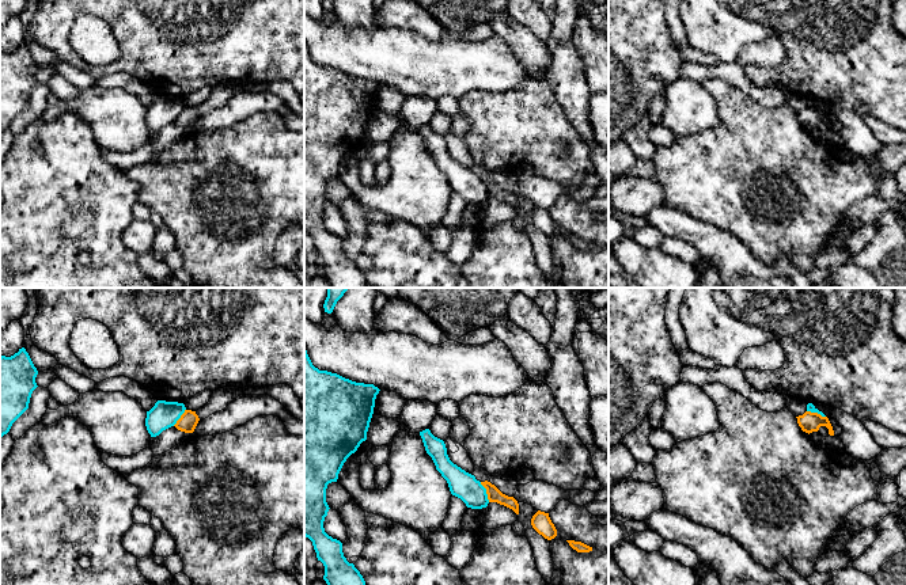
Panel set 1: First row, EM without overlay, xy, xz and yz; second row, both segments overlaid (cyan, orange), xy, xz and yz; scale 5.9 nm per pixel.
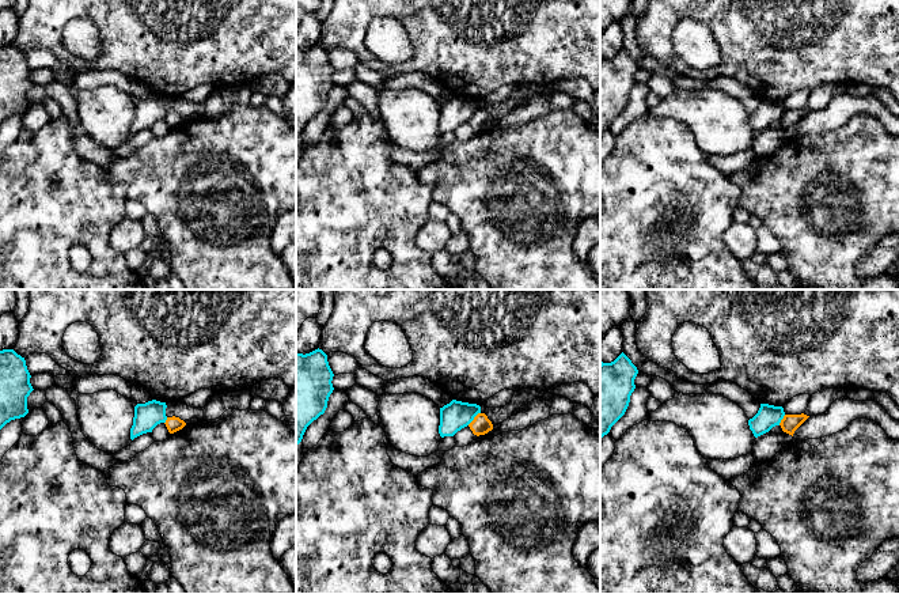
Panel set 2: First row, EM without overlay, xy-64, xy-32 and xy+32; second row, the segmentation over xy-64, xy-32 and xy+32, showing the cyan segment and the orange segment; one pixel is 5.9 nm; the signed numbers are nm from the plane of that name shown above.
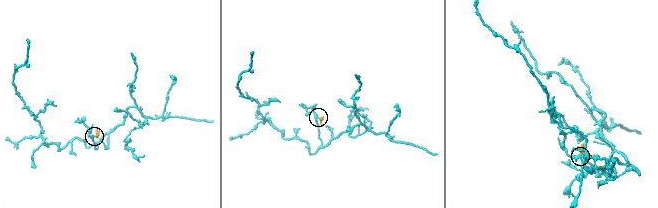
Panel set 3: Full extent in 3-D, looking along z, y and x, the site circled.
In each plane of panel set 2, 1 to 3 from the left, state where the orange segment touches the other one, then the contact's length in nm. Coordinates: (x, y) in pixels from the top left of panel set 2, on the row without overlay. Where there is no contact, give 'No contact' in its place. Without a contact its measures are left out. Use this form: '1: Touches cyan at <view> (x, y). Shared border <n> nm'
1: Touches cyan at xy-64 (166, 114). Shared border 40 nm
2: Touches cyan at xy-32 (473, 114). Shared border 110 nm
3: Touches cyan at xy+32 (781, 114). Shared border 80 nm

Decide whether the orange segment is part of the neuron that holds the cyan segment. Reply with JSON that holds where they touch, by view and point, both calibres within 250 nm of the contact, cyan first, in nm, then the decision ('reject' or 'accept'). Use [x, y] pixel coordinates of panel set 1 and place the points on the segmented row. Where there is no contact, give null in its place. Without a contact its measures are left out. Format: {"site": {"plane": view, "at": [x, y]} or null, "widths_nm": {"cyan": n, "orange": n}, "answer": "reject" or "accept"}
{"site": {"plane": "xz", "at": [485, 492]}, "widths_nm": {"cyan": 160, "orange": 80}, "answer": "reject"}

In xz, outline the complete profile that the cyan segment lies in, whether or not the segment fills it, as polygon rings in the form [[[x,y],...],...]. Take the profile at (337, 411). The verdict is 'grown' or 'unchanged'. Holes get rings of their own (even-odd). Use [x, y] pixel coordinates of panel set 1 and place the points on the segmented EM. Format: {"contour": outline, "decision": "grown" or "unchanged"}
{"contour": [[[304,347],[304,536],[312,542],[318,561],[325,566],[327,585],[365,585],[353,563],[342,552],[342,543],[325,532],[329,512],[326,489],[337,482],[346,459],[367,440],[379,388],[356,383],[337,373],[315,368]]], "decision": "unchanged"}

